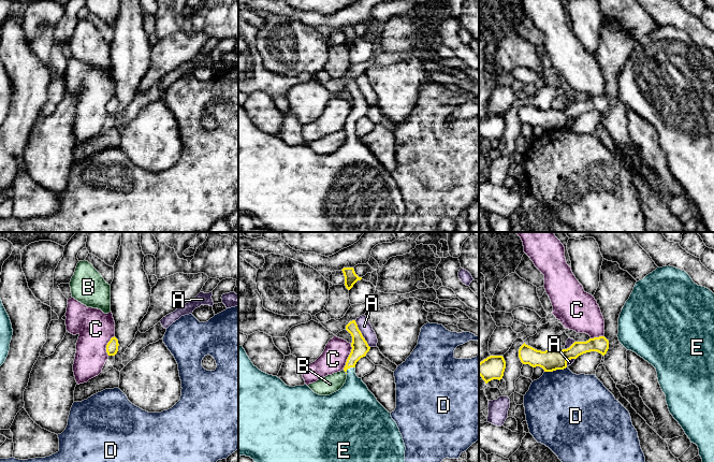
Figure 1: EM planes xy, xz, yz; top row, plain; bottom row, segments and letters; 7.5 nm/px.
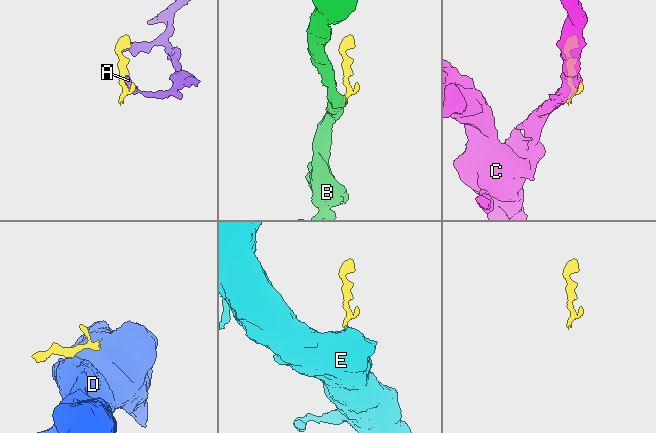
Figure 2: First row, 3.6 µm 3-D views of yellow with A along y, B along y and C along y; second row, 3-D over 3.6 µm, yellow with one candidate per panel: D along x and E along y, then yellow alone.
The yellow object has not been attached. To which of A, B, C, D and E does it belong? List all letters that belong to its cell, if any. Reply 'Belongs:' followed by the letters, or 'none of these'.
Belongs: E

